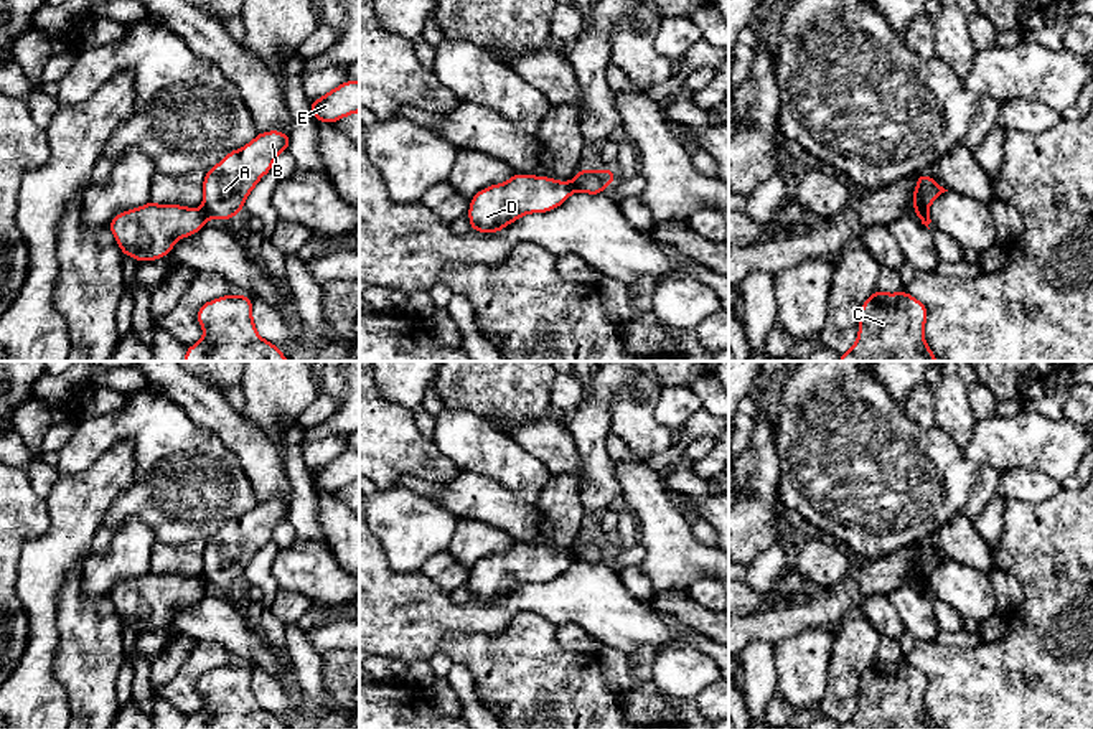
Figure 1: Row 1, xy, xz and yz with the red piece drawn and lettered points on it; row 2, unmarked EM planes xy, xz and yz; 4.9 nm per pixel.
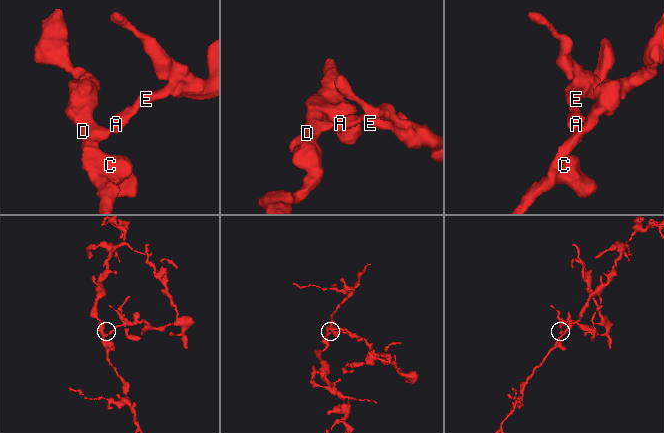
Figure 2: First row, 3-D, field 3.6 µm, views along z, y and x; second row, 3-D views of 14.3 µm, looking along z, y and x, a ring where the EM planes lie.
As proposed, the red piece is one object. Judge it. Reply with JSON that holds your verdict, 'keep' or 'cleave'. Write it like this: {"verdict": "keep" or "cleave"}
{"verdict": "cleave"}

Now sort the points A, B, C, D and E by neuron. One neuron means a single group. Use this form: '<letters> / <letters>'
A B E / C D

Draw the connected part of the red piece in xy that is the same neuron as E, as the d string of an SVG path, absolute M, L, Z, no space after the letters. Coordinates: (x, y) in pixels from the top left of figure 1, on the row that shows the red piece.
M346 81L308 106L313 119L328 124L359 112L359 81Z

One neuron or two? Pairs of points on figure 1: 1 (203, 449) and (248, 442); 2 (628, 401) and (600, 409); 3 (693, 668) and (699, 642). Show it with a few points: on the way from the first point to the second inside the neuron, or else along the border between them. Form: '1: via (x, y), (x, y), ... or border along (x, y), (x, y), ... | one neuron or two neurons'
1: border along (193, 419), (208, 427), (236, 456), (246, 475) | two neurons
2: border along (635, 378), (615, 393), (609, 431) | two neurons
3: border along (660, 647), (693, 647), (711, 658) | two neurons

